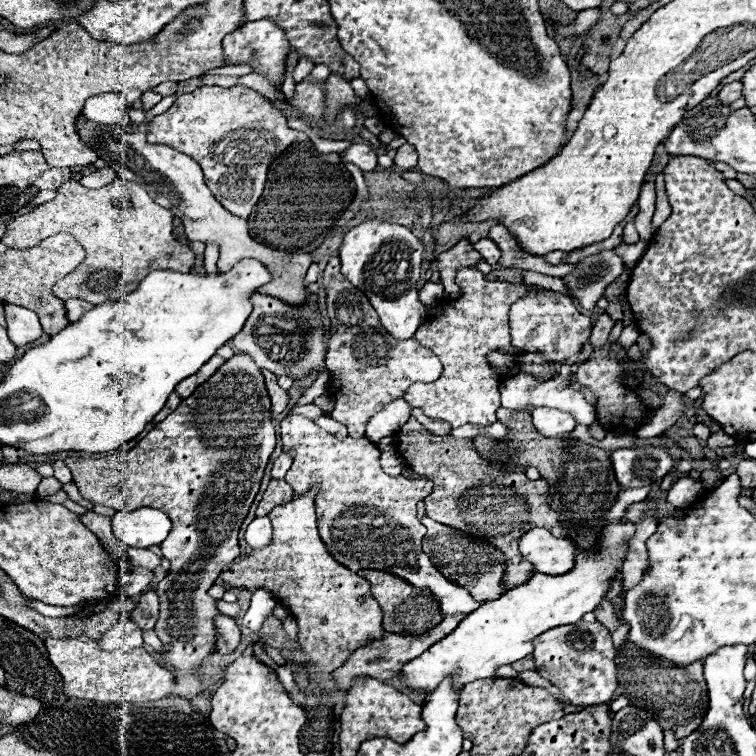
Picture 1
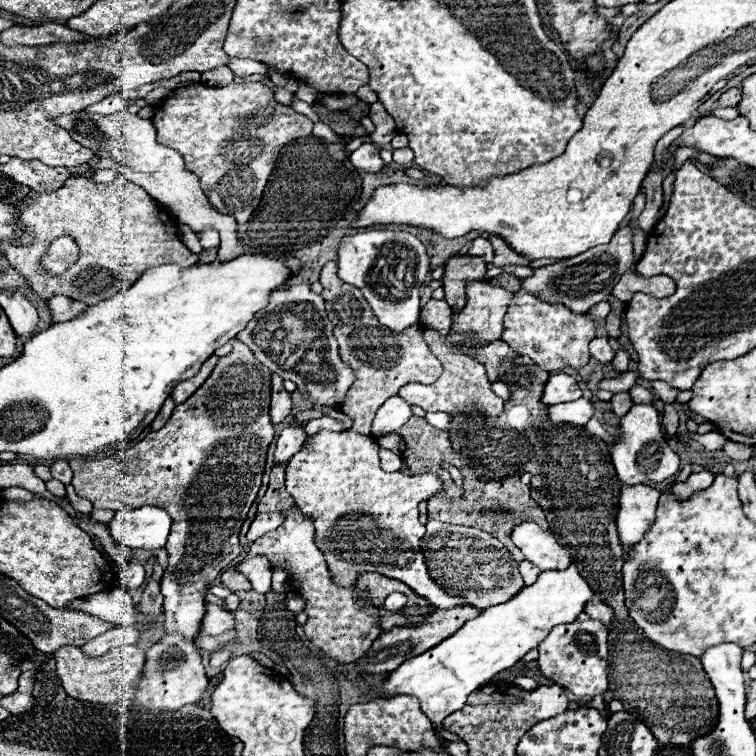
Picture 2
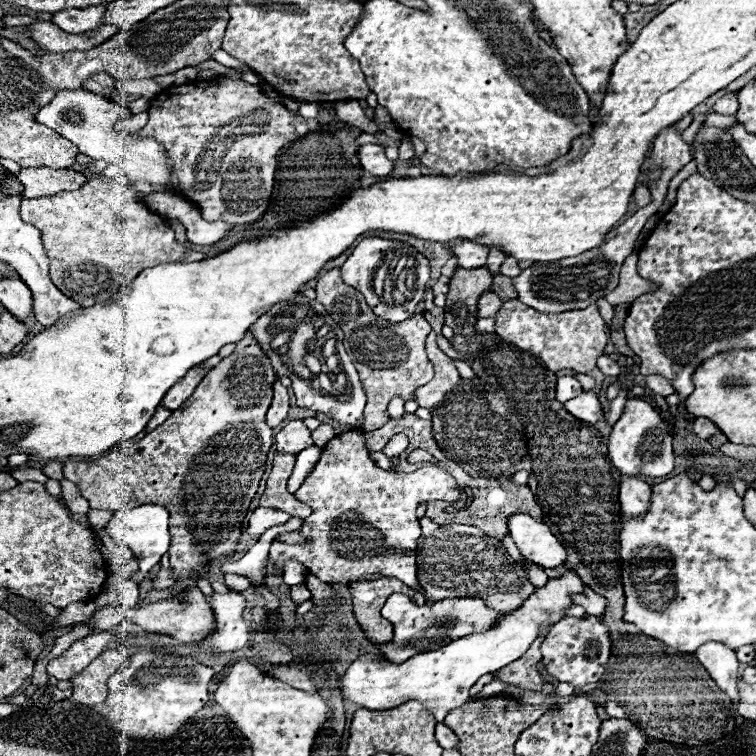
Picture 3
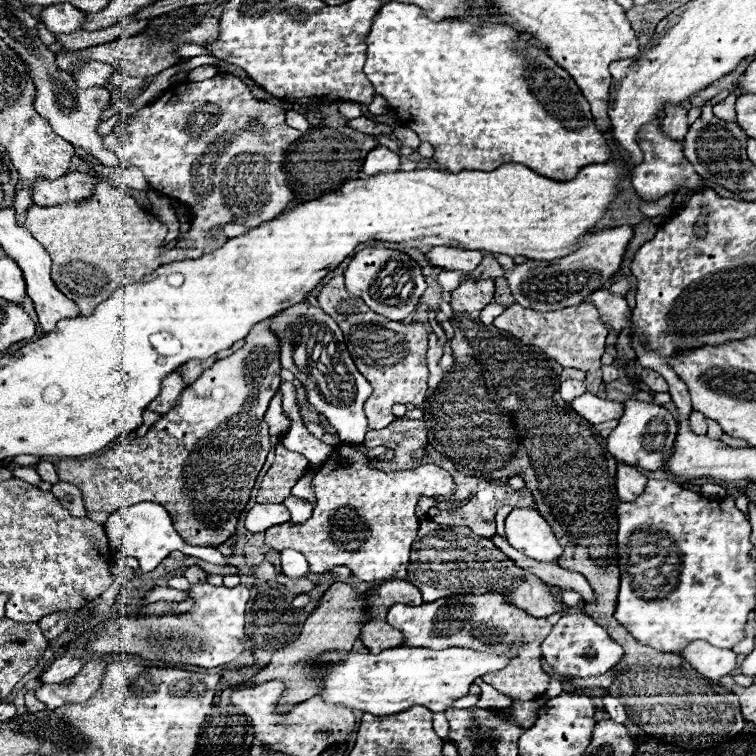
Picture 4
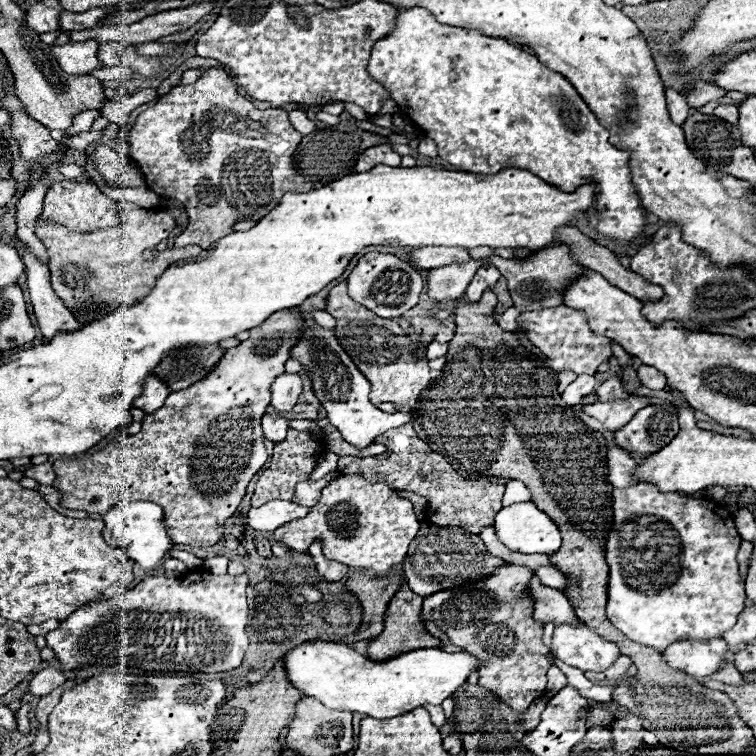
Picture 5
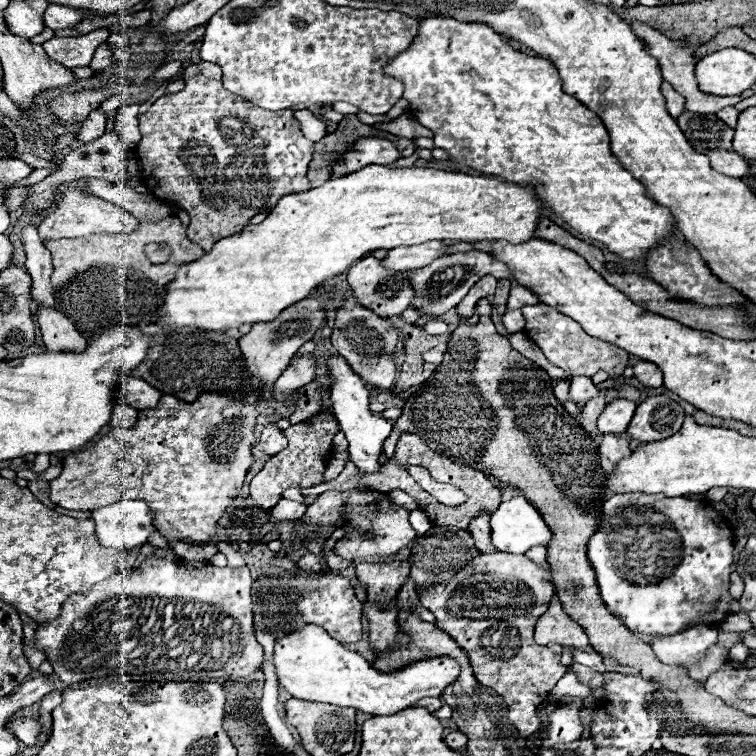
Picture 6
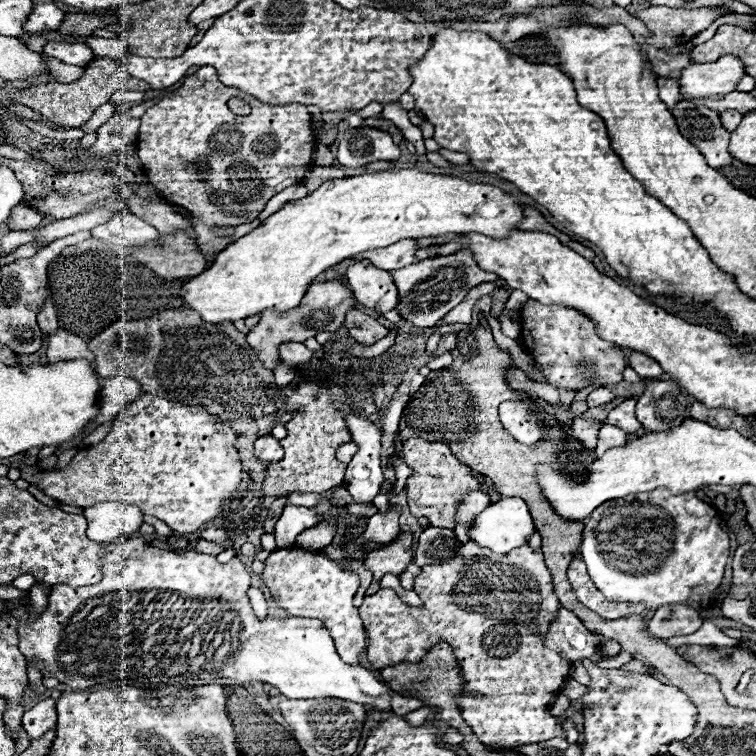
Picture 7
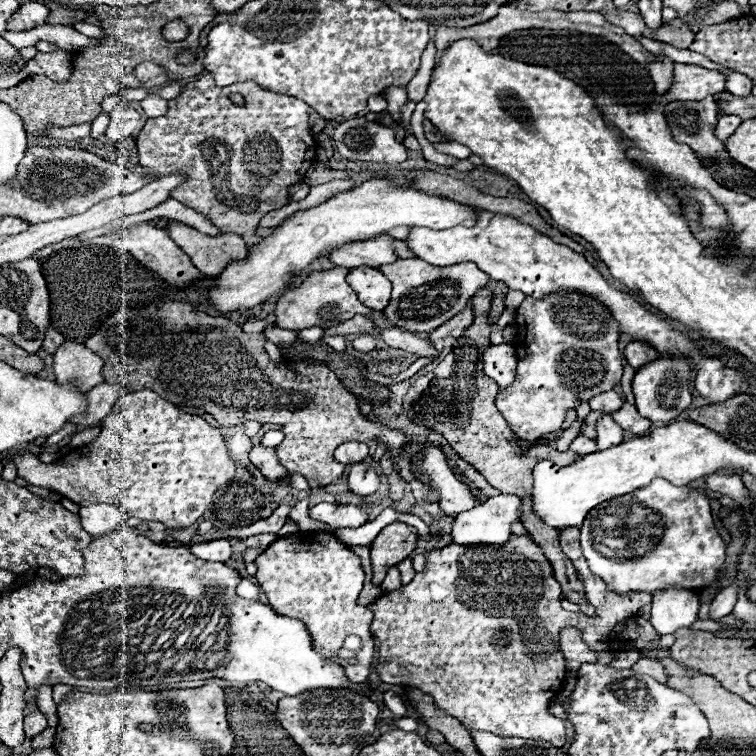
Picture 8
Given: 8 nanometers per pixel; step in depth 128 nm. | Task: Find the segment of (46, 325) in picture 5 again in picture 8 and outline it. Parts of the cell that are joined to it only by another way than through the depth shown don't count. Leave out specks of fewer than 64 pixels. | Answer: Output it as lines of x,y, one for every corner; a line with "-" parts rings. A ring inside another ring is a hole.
64,342
54,354
54,374
60,384
74,384
78,390
88,392
90,388
104,382
102,360
78,342

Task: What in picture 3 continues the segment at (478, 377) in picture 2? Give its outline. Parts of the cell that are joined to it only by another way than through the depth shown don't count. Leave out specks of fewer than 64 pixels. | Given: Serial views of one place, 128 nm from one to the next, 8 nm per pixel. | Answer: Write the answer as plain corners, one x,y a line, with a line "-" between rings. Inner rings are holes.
430,332
426,338
426,352
430,362
434,364
434,378
416,392
416,402
424,408
436,408
442,404
448,392
458,384
460,374
452,360
438,348
436,344
436,332

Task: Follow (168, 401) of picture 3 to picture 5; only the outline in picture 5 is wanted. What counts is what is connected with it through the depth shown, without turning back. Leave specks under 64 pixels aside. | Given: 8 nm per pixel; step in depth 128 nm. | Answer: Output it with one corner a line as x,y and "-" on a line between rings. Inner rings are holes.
148,376
144,380
144,392
136,398
134,408
140,408
146,414
150,414
150,412
158,410
160,406
164,406
164,400
166,400
168,394
170,394
170,390
164,386
164,382
160,382
158,378

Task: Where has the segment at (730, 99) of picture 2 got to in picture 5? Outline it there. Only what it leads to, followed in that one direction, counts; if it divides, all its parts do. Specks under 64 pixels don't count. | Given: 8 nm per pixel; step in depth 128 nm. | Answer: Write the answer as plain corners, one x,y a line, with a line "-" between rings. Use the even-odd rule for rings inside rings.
722,104
722,106
718,106
718,108
714,110
714,114
716,114
718,118
730,122
730,124
736,124
736,122
738,122
738,108
732,106
732,104

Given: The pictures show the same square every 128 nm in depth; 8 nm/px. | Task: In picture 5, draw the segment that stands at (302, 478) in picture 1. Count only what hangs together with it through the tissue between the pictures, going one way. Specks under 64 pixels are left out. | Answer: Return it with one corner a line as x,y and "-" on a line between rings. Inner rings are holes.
338,476
324,490
316,506
300,518
286,522
274,532
278,542
284,542
296,552
306,552
316,540
324,544
324,556
338,560
346,566
384,574
400,564
408,552
410,542
416,538
420,524
412,512
412,502
398,496
388,484
370,484
362,476

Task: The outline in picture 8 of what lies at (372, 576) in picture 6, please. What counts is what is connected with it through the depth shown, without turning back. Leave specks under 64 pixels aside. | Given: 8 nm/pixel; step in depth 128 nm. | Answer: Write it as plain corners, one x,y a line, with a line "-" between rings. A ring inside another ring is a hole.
392,522
390,526
382,528
382,532
376,536
370,548
370,560
374,568
372,582
380,586
380,582
386,576
386,570
408,558
414,548
416,548
416,528
412,528
410,524

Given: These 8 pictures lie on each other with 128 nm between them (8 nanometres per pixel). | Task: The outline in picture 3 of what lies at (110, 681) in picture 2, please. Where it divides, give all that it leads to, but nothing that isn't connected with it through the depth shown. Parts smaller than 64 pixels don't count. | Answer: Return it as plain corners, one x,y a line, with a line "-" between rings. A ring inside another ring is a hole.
106,650
106,652
102,652
84,672
80,672
72,678
74,694
70,696
70,700
74,704
84,704
84,706
102,704
108,696
108,688
106,688
108,678
122,664
126,664
128,658
130,656
124,650

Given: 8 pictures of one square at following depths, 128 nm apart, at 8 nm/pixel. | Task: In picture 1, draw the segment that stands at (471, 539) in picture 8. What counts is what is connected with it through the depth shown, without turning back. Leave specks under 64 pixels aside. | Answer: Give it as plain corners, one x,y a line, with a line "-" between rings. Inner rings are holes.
532,528
522,534
520,542
522,556
542,574
566,574
574,566
574,544
566,538
552,536
546,528

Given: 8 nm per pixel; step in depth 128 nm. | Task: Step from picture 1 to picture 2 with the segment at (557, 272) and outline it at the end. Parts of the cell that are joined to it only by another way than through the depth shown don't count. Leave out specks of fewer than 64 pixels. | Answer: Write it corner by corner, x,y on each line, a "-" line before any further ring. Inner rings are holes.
490,236
490,242
494,246
494,260
492,260
492,266
508,266
508,264
520,264
520,266
526,266
530,260
526,260
524,256
516,254
502,238
494,238

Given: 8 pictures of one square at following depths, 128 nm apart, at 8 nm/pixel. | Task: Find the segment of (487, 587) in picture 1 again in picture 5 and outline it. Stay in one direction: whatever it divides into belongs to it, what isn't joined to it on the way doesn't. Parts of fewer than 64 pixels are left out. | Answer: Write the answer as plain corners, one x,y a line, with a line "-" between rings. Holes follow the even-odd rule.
424,522
418,530
418,536
412,540
410,550
404,560
406,584
412,586
412,592
420,596
434,594
436,590
460,586
464,582
476,582
476,578
488,576
496,566
502,566
500,558
492,558
486,552
484,542
478,534
470,534
458,526
436,526
-
534,576
530,582
530,594
536,598
534,618
538,622
544,622
544,624
554,622
554,626
562,626
562,624
580,626
580,620
576,618
564,592
556,590
556,588
542,586
540,580

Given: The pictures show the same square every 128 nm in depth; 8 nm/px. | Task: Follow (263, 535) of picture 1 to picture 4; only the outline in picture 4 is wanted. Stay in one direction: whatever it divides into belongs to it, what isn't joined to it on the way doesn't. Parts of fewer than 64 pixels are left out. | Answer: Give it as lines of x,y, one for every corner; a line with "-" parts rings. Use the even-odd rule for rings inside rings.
254,504
246,516
246,528
250,532
266,532
276,524
290,520
290,512
284,504

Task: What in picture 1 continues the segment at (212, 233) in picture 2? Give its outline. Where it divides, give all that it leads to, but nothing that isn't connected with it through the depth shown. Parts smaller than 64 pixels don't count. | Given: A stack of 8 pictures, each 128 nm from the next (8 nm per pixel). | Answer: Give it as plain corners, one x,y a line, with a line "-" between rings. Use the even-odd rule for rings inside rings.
206,244
206,252
204,252
204,266
206,266
206,272
208,272
208,274
218,272
216,262
218,262
218,244

